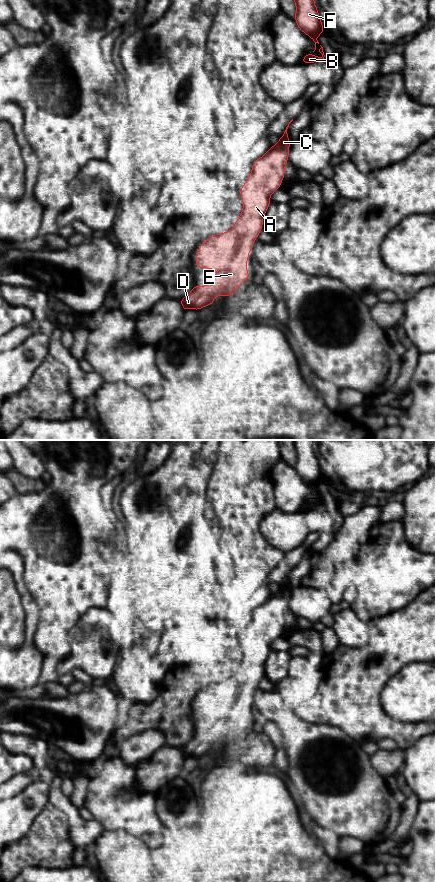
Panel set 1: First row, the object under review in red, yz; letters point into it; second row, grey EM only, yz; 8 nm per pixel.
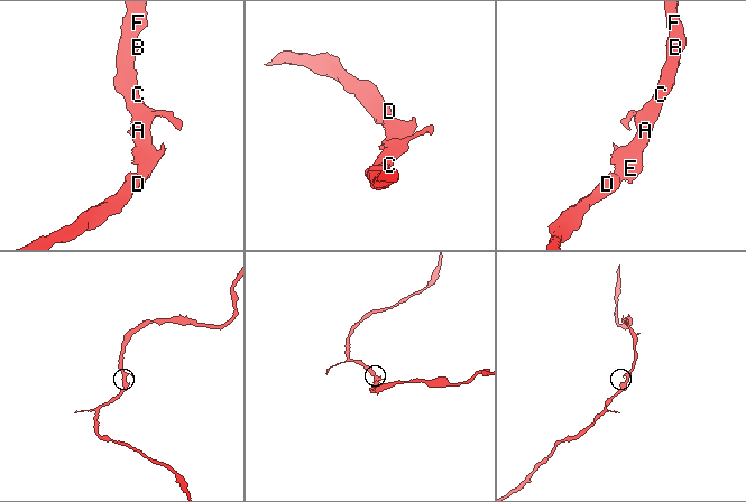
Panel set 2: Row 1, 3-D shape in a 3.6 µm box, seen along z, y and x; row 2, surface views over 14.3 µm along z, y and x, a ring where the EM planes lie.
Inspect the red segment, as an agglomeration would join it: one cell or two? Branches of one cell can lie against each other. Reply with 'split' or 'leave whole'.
leave whole

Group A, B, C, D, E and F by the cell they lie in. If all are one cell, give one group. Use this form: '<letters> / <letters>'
A B C D E F

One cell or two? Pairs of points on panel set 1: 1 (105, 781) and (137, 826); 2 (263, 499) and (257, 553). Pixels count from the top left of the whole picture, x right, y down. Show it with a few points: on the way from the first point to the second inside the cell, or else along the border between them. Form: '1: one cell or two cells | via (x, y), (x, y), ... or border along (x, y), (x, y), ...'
1: one cell | via (105, 792), (126, 815)
2: one cell | via (252, 512), (252, 540)

